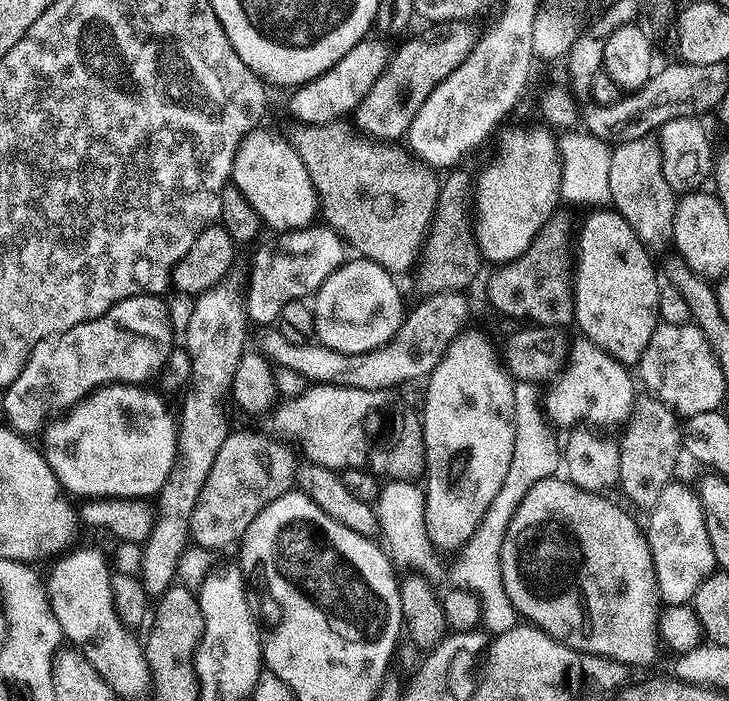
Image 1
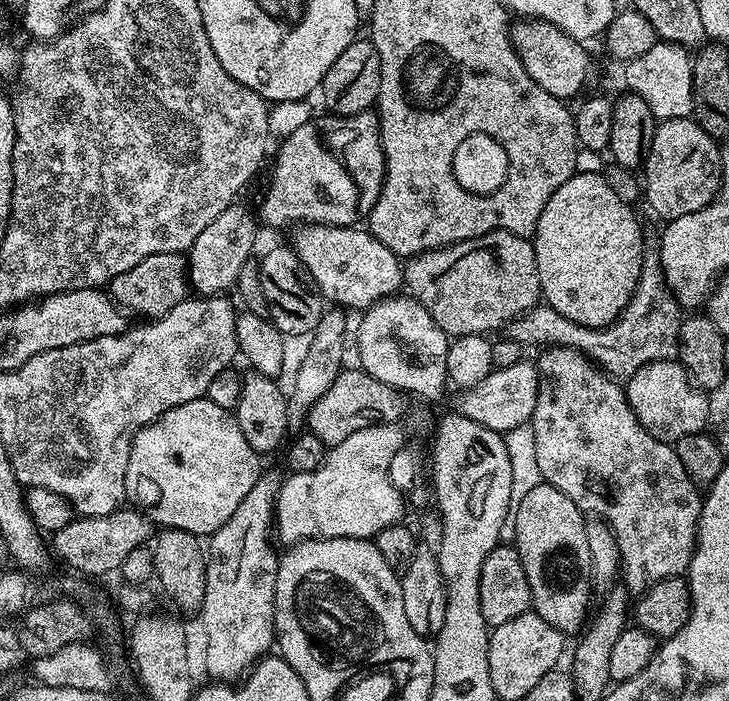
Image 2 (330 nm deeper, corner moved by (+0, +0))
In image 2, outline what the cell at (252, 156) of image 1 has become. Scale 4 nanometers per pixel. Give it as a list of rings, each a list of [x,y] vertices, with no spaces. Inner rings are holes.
[[[304,224],[295,229],[296,237],[290,241],[296,256],[302,262],[304,272],[310,277],[315,291],[319,292],[325,301],[333,300],[333,305],[341,309],[357,308],[363,310],[386,296],[399,293],[402,288],[402,260],[395,252],[391,252],[371,232],[360,226],[339,228],[333,224]]]

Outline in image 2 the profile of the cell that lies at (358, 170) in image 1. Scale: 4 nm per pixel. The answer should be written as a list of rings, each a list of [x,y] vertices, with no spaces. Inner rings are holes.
[[[487,232],[481,236],[475,236],[469,240],[463,240],[457,244],[451,244],[445,248],[429,248],[426,252],[420,252],[417,256],[411,257],[403,265],[402,268],[402,284],[406,289],[407,295],[416,300],[430,314],[430,318],[434,318],[434,322],[441,330],[450,338],[457,338],[468,335],[491,334],[495,328],[503,329],[512,320],[515,320],[529,312],[531,308],[537,307],[541,303],[542,293],[540,290],[540,279],[538,278],[538,262],[536,261],[536,251],[532,245],[532,240],[519,236],[518,234],[510,234],[509,232]]]

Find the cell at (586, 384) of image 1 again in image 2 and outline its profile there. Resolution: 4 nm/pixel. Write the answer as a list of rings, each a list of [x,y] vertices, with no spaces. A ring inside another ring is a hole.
[[[555,346],[541,352],[544,353],[541,354],[540,360],[538,359],[538,371],[540,373],[538,398],[530,423],[534,430],[534,447],[538,453],[538,470],[543,483],[553,484],[558,490],[562,490],[562,494],[566,494],[566,498],[570,498],[570,502],[578,505],[581,512],[585,514],[593,512],[593,517],[599,518],[608,524],[609,530],[613,532],[613,536],[617,540],[618,550],[620,551],[619,575],[622,577],[623,587],[629,593],[642,594],[657,580],[665,580],[671,576],[684,576],[696,549],[696,525],[700,523],[702,492],[698,485],[688,477],[686,470],[682,470],[682,462],[678,458],[675,447],[669,441],[654,438],[640,425],[634,410],[630,410],[627,391],[621,385],[619,388],[616,385],[619,383],[607,372],[593,364],[587,356],[573,348],[558,348]]]

